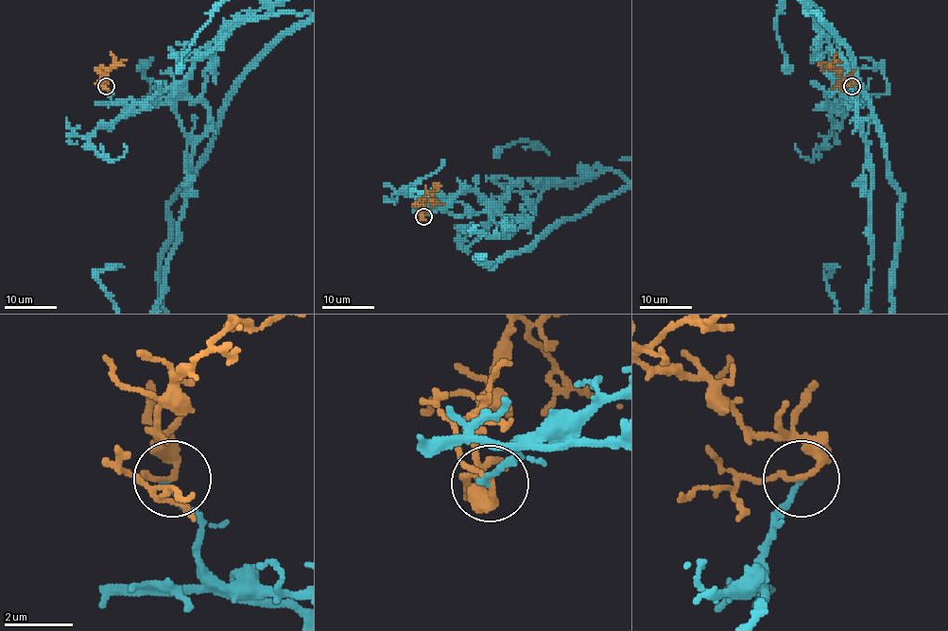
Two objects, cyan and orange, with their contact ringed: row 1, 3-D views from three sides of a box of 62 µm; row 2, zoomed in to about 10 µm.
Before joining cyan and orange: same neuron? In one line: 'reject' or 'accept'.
reject

